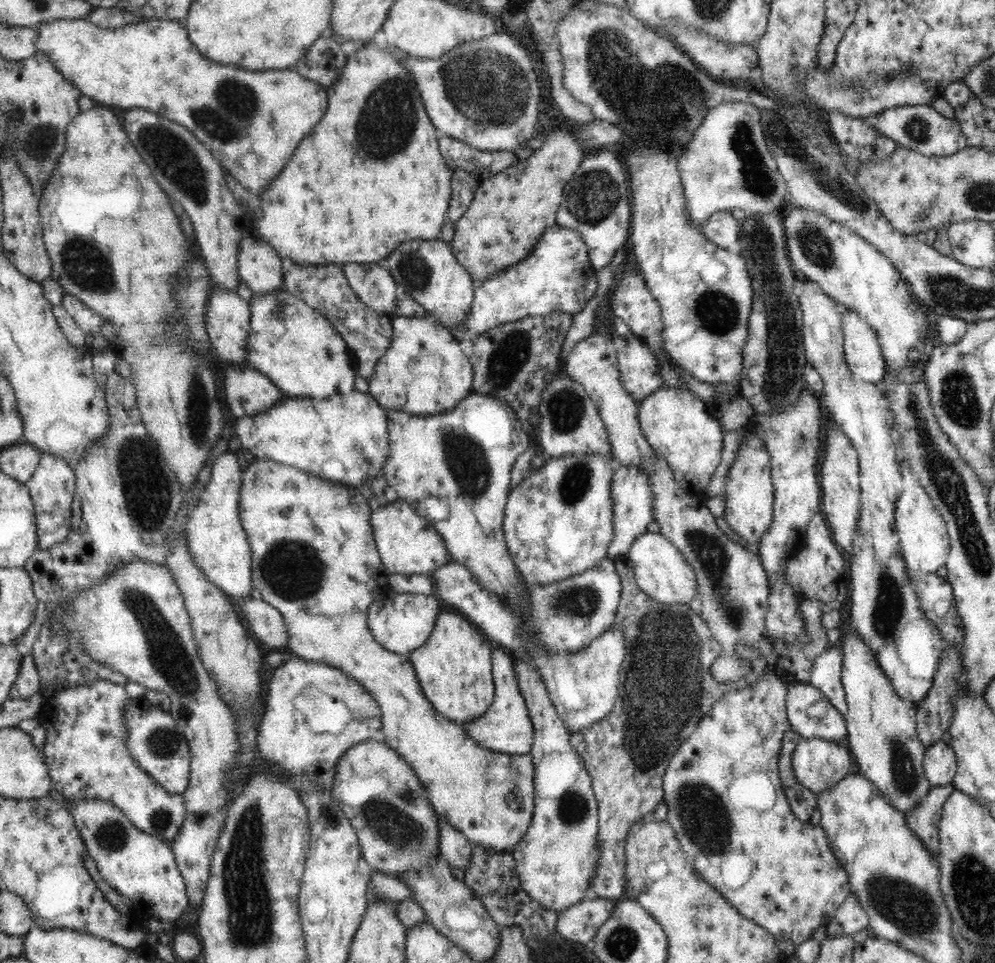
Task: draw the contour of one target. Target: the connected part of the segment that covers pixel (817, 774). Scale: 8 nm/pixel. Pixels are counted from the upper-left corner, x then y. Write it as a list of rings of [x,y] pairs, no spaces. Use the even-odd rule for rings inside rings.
[[[801,738],[794,748],[792,767],[796,779],[804,787],[818,794],[838,784],[846,775],[850,775],[852,757],[846,742]],[[826,764],[832,764],[834,768],[830,780],[824,780],[822,776],[822,768]]]

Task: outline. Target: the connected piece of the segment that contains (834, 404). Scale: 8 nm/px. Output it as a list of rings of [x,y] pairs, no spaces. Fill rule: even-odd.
[[[807,278],[803,280],[799,301],[803,314],[805,357],[823,381],[821,401],[824,408],[858,451],[860,465],[861,520],[855,550],[845,553],[851,582],[846,616],[857,637],[876,655],[899,698],[917,708],[933,686],[944,642],[940,631],[933,628],[920,608],[896,534],[895,506],[902,473],[888,402],[877,384],[856,380],[846,362],[842,331],[844,307],[836,305],[818,283]]]

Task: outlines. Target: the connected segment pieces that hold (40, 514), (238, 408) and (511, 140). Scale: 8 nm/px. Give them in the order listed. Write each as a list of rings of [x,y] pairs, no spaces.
[[[41,453],[32,478],[25,483],[35,504],[39,549],[50,549],[52,546],[63,544],[72,532],[71,519],[76,480],[74,469],[63,458],[50,453]]]
[[[229,364],[223,373],[225,398],[237,418],[264,412],[288,398],[270,378],[246,364]]]
[[[516,33],[463,43],[436,60],[400,57],[438,128],[439,149],[452,171],[465,170],[480,183],[516,164],[519,158],[513,150],[538,136],[540,84],[530,53],[516,42]]]

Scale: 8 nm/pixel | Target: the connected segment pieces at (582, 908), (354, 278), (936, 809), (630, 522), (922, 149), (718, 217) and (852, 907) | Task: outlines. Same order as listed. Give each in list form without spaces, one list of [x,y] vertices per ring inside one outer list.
[[[590,895],[578,904],[558,913],[557,932],[568,940],[581,942],[590,947],[598,928],[610,918],[614,910],[612,899]]]
[[[358,262],[344,264],[350,286],[361,294],[362,300],[376,306],[387,319],[396,317],[396,298],[399,294],[395,279],[384,262]]]
[[[953,783],[943,787],[932,786],[926,798],[922,798],[916,808],[908,810],[905,814],[907,825],[936,862],[939,862],[939,820],[944,803],[955,789]]]
[[[622,465],[614,471],[612,478],[612,503],[614,503],[614,534],[608,559],[624,555],[630,551],[634,540],[647,531],[648,524],[654,521],[654,491],[648,475],[639,467]]]
[[[931,105],[897,106],[887,108],[877,116],[875,129],[894,140],[898,146],[917,151],[924,156],[950,156],[967,148],[967,139],[958,119],[944,117]]]
[[[718,211],[704,221],[703,233],[711,243],[727,250],[735,249],[739,242],[739,223],[731,211]]]
[[[850,892],[842,906],[834,912],[834,916],[827,922],[826,932],[829,936],[853,936],[856,932],[868,928],[869,920],[864,907]]]

